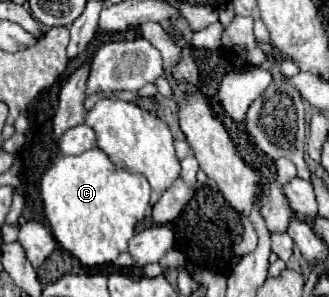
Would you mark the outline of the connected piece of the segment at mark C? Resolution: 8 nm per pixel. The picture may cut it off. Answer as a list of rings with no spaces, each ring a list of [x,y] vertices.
[[[90,148],[80,156],[60,156],[42,176],[40,194],[44,200],[46,220],[58,244],[76,256],[84,266],[98,266],[112,264],[122,252],[128,250],[128,240],[134,234],[136,224],[146,216],[150,184],[140,174],[130,174],[116,168],[100,148]]]

